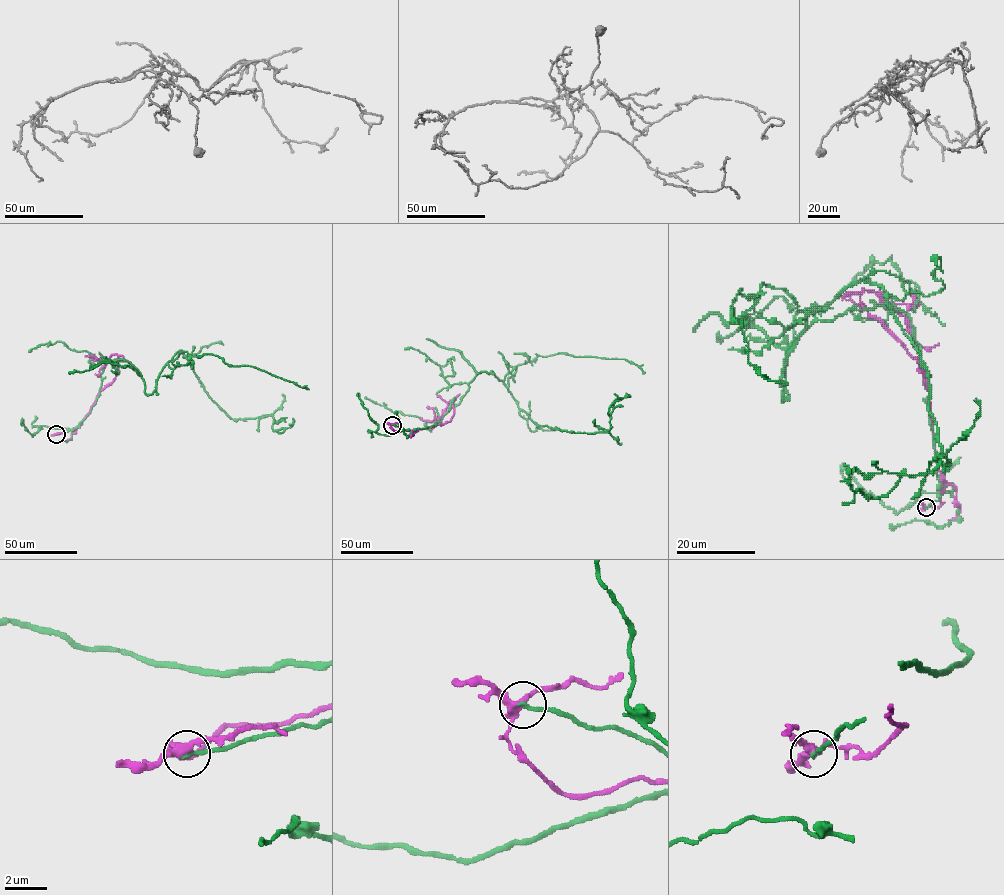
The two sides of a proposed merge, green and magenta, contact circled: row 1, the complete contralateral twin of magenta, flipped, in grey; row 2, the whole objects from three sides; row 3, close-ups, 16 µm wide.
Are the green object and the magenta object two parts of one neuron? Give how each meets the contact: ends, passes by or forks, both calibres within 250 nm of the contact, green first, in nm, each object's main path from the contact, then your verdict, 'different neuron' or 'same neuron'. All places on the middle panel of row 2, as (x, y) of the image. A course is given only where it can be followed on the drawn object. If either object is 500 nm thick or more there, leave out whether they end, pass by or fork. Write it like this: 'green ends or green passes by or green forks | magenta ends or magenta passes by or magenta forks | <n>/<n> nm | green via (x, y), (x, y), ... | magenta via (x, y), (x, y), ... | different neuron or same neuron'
green ends | magenta forks | 190/320 nm | green via (392, 425), (435, 426), (483, 371), (501, 380), (536, 424), (567, 432), (608, 432), (610, 405), (629, 394) | magenta via (392, 424), (395, 431), (415, 432), (449, 422), (454, 414), (454, 400), (438, 418), (429, 421), (421, 418) | different neuron

